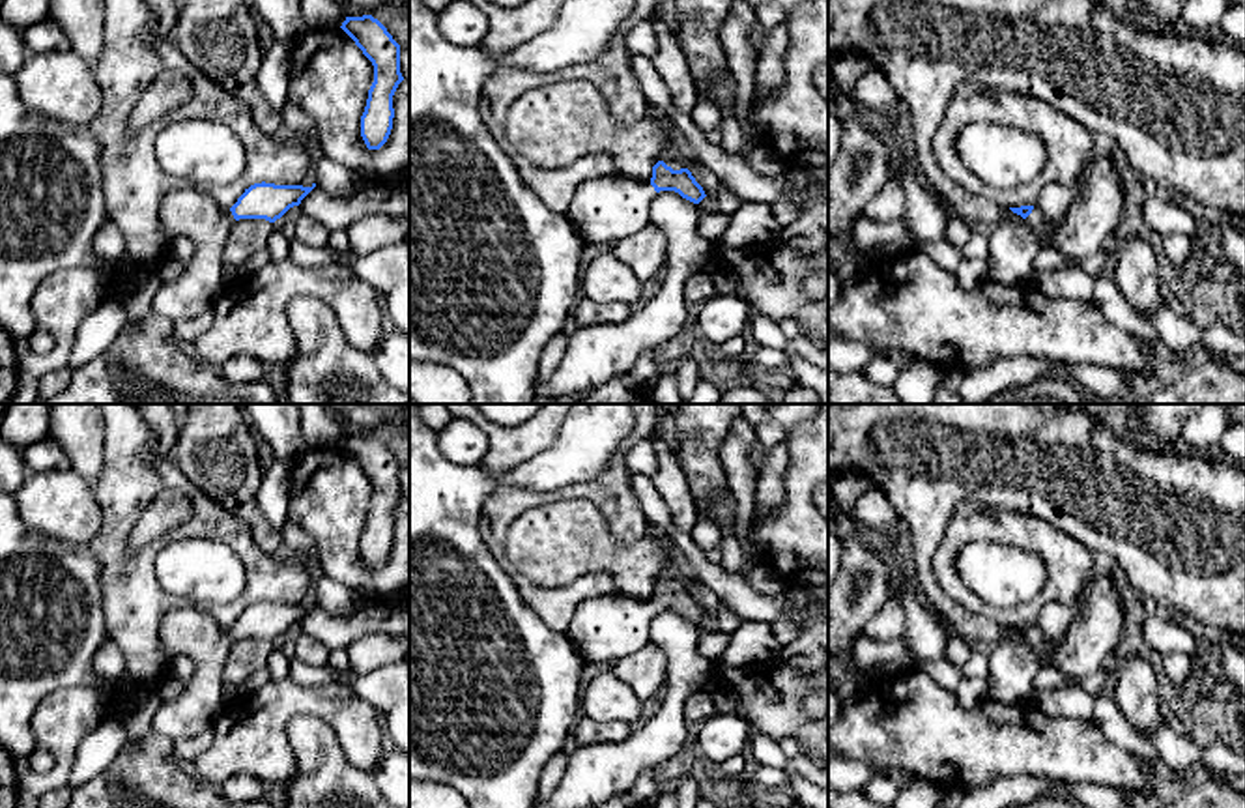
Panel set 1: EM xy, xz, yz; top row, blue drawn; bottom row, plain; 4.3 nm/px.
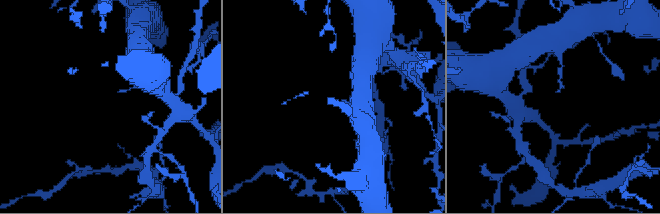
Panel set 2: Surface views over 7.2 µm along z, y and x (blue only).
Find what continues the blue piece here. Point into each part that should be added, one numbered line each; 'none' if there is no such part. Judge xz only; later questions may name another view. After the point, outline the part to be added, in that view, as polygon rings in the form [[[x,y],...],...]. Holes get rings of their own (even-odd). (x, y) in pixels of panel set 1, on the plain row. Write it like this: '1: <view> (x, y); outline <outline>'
1: xz (604, 629); outline [[[622,593],[583,600],[572,615],[566,636],[587,664],[617,662],[649,643],[649,627],[656,615],[651,600]]]

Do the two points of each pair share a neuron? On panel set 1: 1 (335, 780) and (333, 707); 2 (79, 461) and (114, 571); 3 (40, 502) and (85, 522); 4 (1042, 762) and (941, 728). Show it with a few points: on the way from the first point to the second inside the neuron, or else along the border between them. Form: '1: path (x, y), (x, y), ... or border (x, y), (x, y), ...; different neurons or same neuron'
1: border (292, 717), (320, 717), (357, 769); different neurons
2: border (103, 442), (103, 470), (92, 485); different neurons
3: path (51, 502), (62, 504), (73, 515); same neuron
4: path (1017, 741), (965, 741); same neuron

